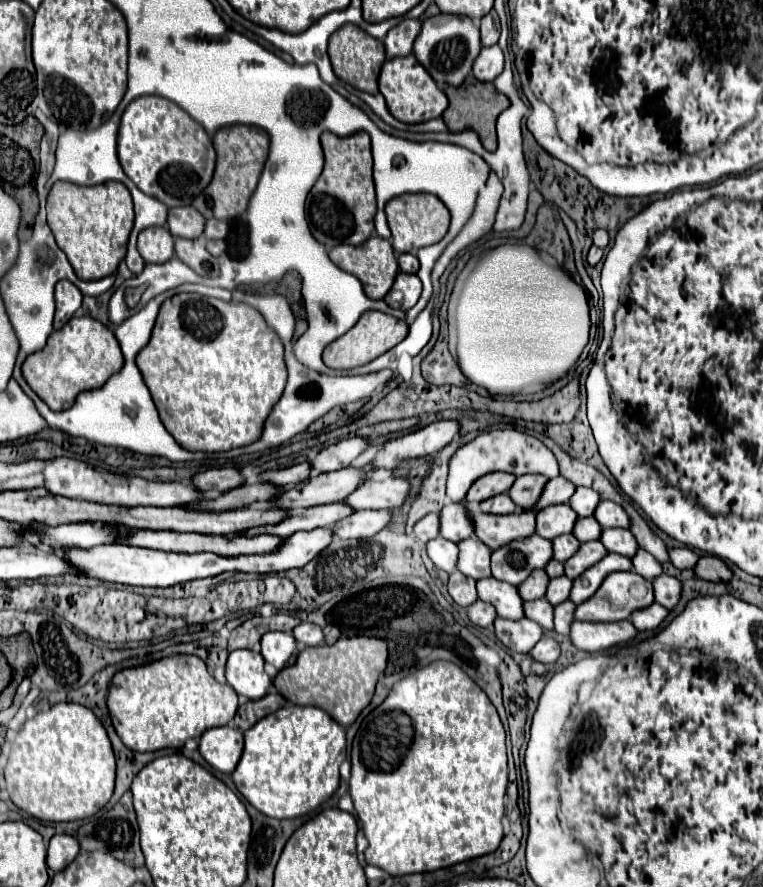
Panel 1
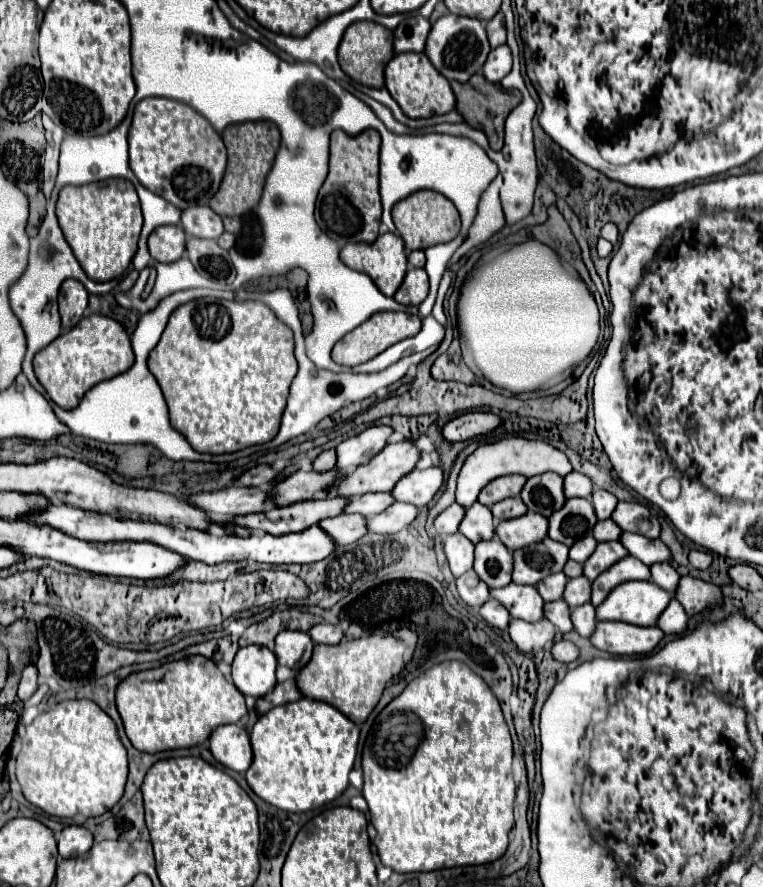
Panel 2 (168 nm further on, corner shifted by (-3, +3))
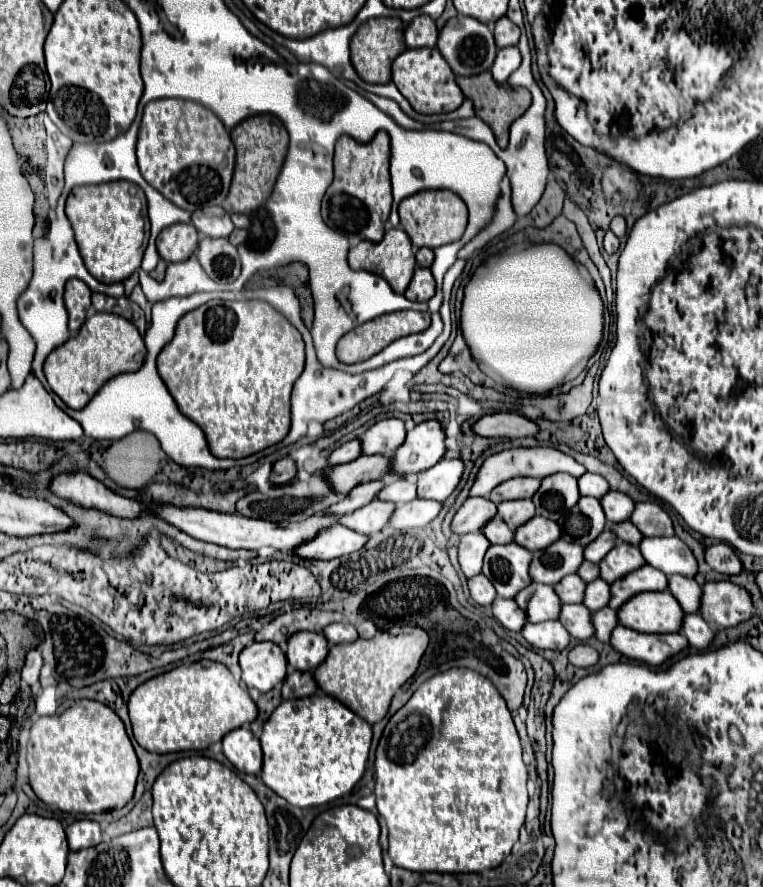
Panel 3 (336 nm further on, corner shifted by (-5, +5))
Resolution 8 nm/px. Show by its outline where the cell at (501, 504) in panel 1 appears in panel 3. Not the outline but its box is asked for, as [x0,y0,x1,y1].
[497,500,535,530]

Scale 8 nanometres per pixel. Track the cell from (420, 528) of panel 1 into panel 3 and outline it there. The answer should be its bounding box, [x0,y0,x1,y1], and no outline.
[451,498,497,534]

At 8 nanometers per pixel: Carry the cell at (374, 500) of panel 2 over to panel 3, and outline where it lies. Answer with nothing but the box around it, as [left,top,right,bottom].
[377,478,417,504]

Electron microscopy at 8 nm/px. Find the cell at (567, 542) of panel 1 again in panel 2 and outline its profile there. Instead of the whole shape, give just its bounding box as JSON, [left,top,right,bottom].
[569,536,597,562]

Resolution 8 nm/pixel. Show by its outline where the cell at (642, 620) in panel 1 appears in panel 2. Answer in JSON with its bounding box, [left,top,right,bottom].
[657,598,689,634]

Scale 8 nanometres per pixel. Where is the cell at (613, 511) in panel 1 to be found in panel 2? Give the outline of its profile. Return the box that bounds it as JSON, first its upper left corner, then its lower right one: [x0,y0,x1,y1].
[611,502,661,538]

